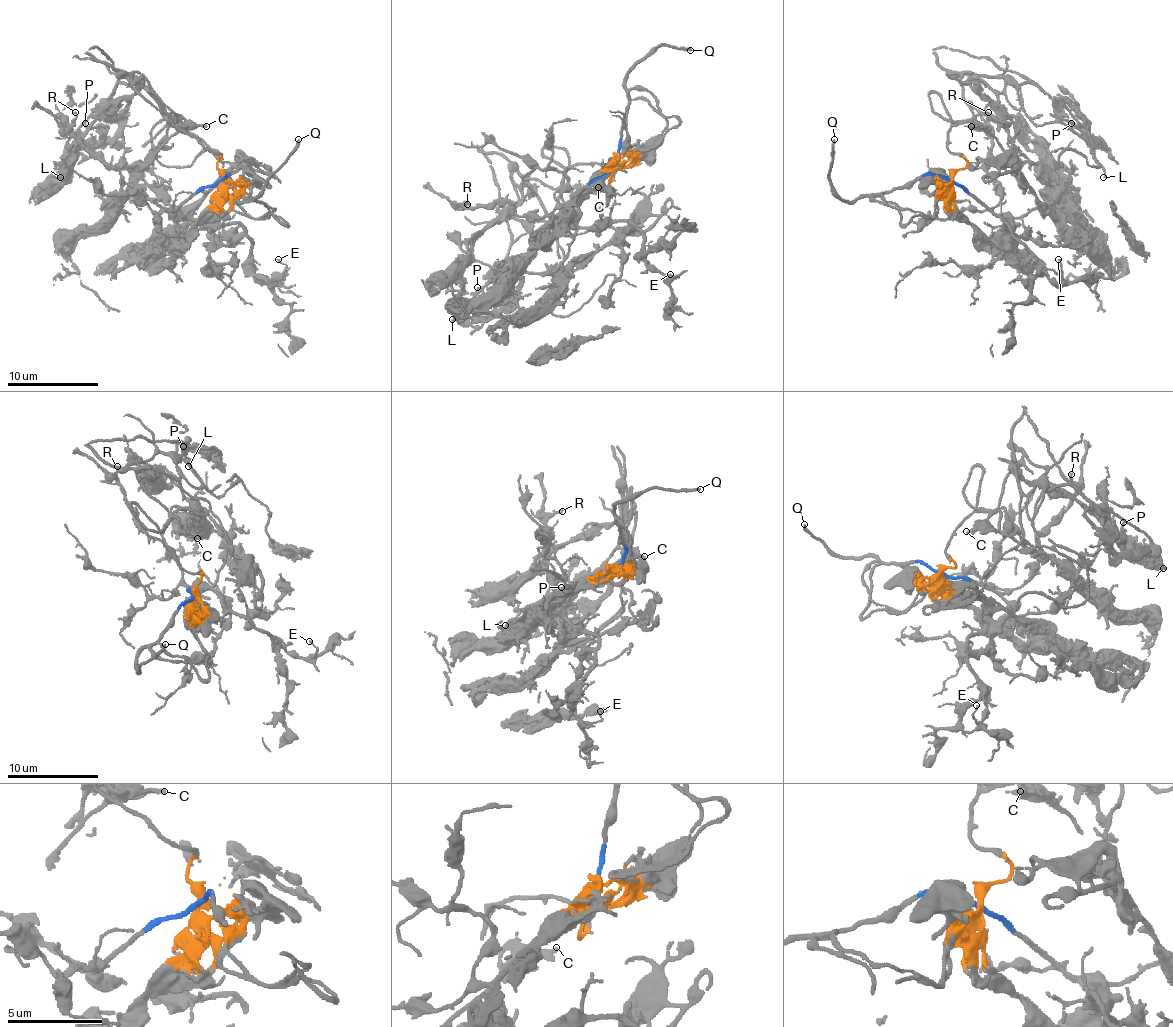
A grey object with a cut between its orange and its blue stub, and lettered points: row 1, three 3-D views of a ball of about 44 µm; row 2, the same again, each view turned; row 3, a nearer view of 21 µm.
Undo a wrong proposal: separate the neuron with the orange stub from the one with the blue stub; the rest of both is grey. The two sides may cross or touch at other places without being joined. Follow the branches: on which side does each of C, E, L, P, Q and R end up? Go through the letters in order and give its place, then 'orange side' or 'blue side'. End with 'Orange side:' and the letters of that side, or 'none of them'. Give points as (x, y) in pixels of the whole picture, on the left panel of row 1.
C: at (206, 126); orange side
E: at (278, 259); blue side
L: at (60, 177); orange side
P: at (85, 123); orange side
Q: at (298, 139); blue side
R: at (75, 112); blue side
Orange side: C, L, P

